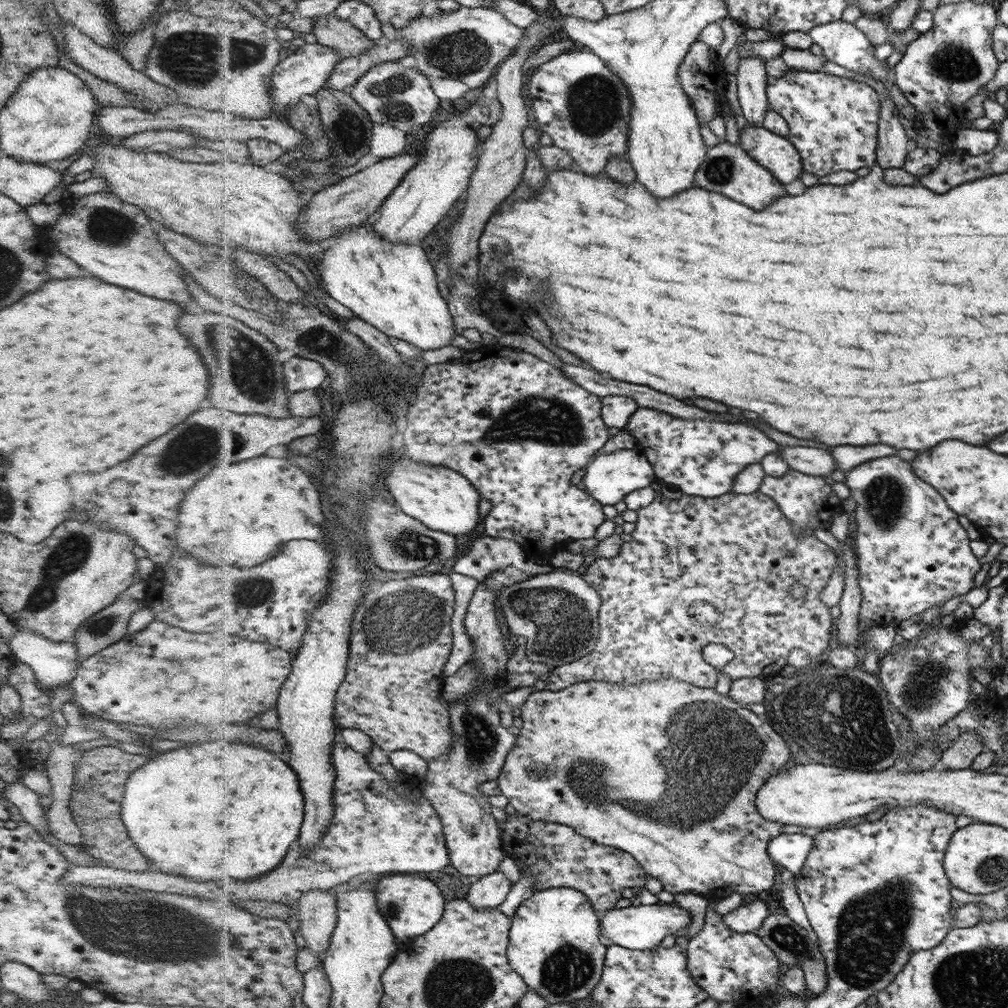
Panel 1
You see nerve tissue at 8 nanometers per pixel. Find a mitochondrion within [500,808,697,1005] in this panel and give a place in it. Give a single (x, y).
(568, 969)

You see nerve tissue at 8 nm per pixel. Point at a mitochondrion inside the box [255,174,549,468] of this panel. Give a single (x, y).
(319, 339)

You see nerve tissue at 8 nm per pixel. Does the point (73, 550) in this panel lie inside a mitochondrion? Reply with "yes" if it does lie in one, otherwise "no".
yes

